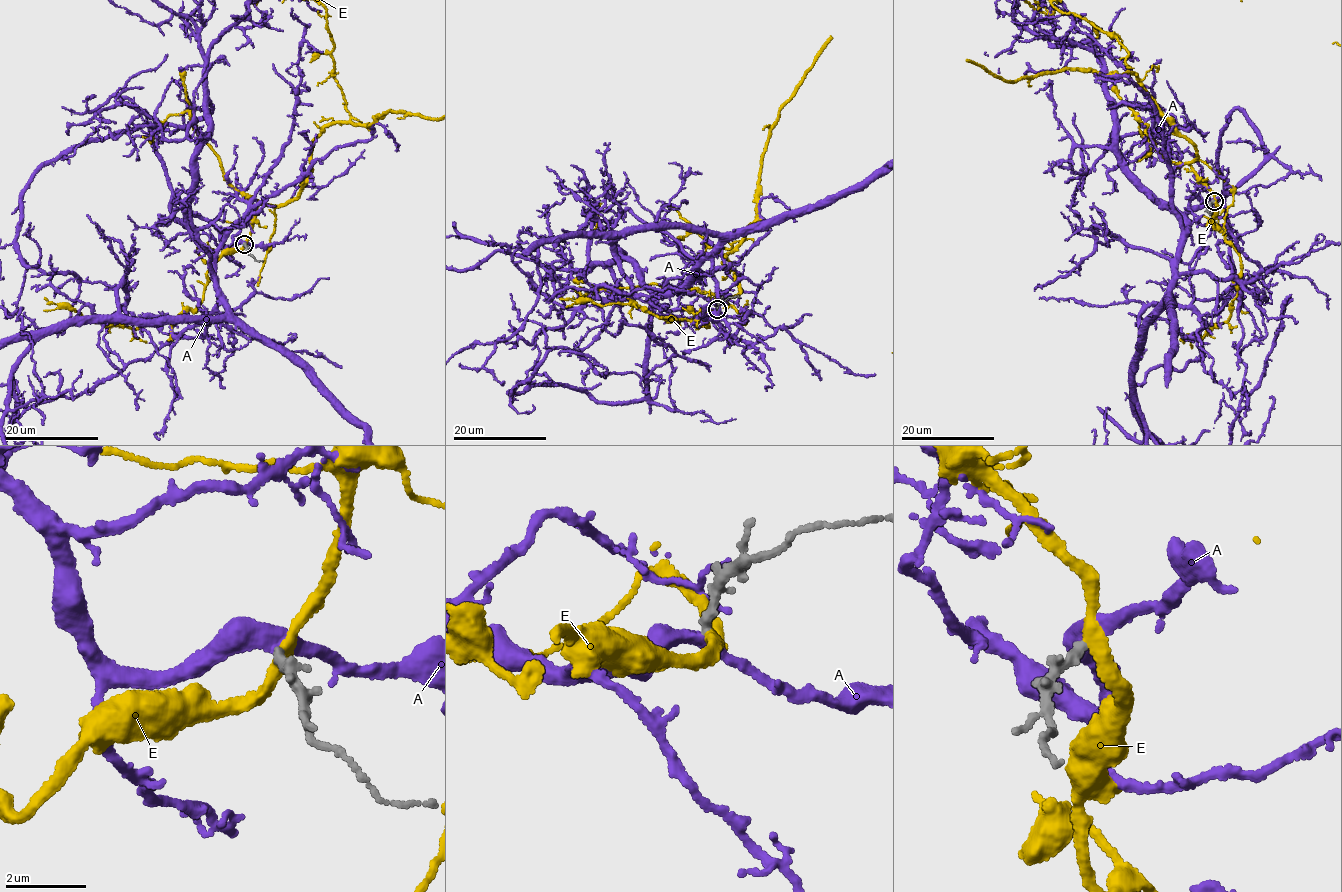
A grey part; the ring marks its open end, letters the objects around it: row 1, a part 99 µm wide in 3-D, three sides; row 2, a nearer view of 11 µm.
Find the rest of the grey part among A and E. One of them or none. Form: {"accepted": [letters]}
{"accepted": ["A"]}

